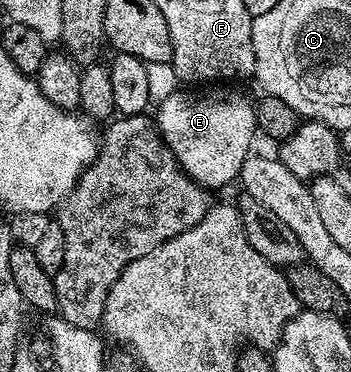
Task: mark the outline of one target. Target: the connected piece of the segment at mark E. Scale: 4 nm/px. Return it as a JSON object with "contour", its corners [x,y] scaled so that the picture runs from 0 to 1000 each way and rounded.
{"contour":[[[621,234],[613,250],[587,250],[573,261],[564,250],[521,250],[521,245],[496,247],[481,255],[479,263],[464,272],[447,274],[444,293],[450,293],[450,315],[444,312],[444,344],[462,363],[462,379],[476,390],[490,406],[490,417],[507,430],[507,444],[524,457],[541,478],[564,497],[578,497],[587,508],[601,513],[618,513],[618,508],[632,508],[641,503],[652,487],[675,489],[681,484],[684,468],[689,462],[689,441],[698,438],[704,422],[715,419],[718,401],[712,401],[712,387],[724,379],[724,358],[729,368],[729,349],[735,347],[735,306],[729,301],[726,274],[709,272],[689,250],[675,250],[675,237],[667,234]]]}

